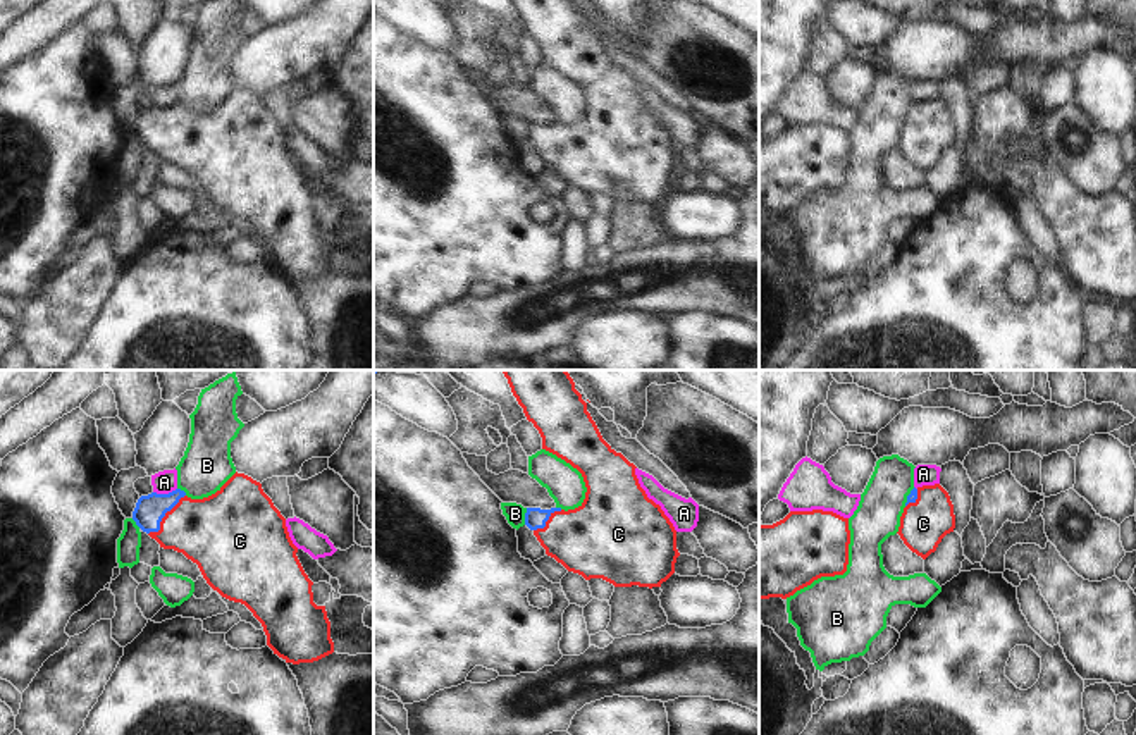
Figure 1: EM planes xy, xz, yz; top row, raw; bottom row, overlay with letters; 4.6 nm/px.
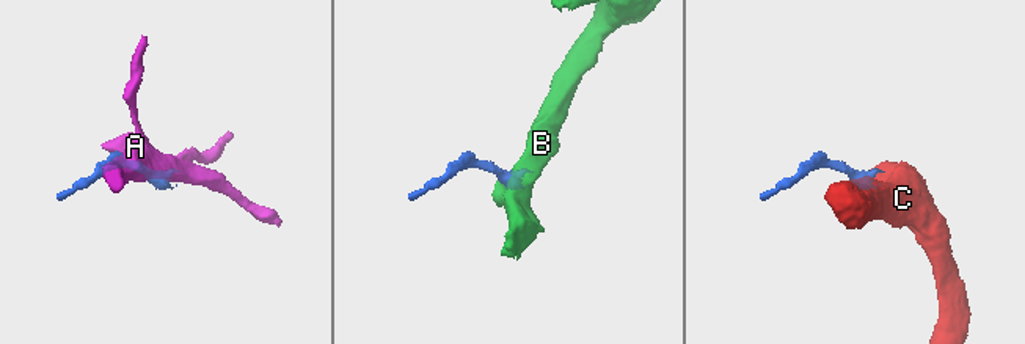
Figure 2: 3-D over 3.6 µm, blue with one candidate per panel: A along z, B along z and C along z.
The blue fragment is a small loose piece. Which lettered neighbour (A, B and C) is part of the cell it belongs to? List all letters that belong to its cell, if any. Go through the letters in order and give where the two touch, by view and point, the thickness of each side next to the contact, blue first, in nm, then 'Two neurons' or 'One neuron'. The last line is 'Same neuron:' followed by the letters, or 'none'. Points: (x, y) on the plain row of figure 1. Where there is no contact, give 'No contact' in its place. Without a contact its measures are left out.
A: Touches blue at xy (164, 109). Thickness 140 nm (blue) against 110 nm. Two neurons
B: Touches blue at xz (525, 131). Thickness 100 nm (blue) against 100 nm. Two neurons
C: Touches blue at xy (164, 129). Thickness 140 nm (blue) against 340 nm. One neuron
Same neuron: C.

